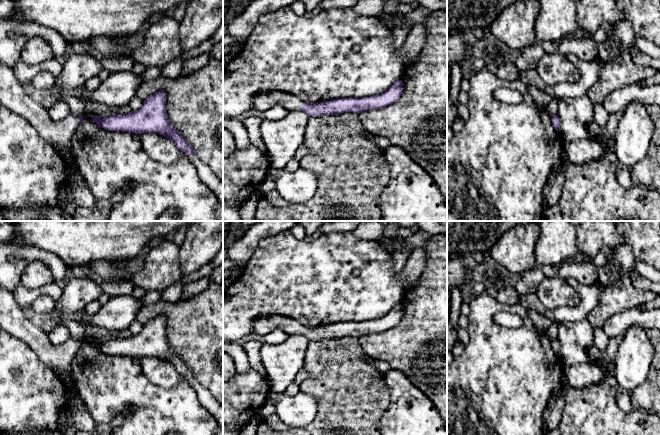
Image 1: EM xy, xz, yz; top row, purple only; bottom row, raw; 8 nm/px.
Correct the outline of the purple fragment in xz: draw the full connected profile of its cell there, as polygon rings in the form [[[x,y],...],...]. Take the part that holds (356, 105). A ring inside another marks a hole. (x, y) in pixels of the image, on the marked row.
[[[402,80],[396,81],[385,93],[361,98],[341,98],[322,101],[313,105],[285,92],[264,92],[255,96],[252,108],[264,113],[279,105],[288,111],[302,110],[308,116],[334,115],[346,112],[361,113],[371,109],[382,109],[397,101],[403,91]]]

